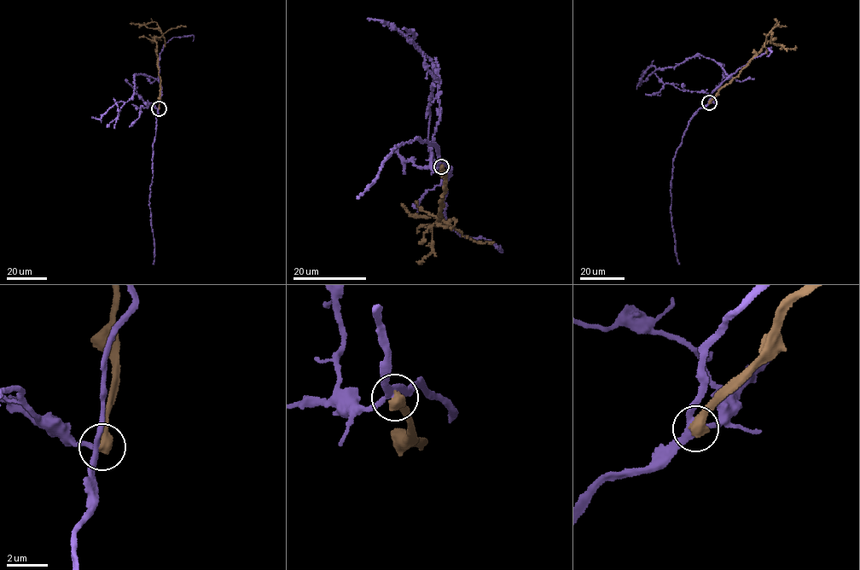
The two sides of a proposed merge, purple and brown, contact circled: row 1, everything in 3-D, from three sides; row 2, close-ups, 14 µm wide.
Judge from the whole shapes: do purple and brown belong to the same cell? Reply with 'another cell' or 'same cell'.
another cell

